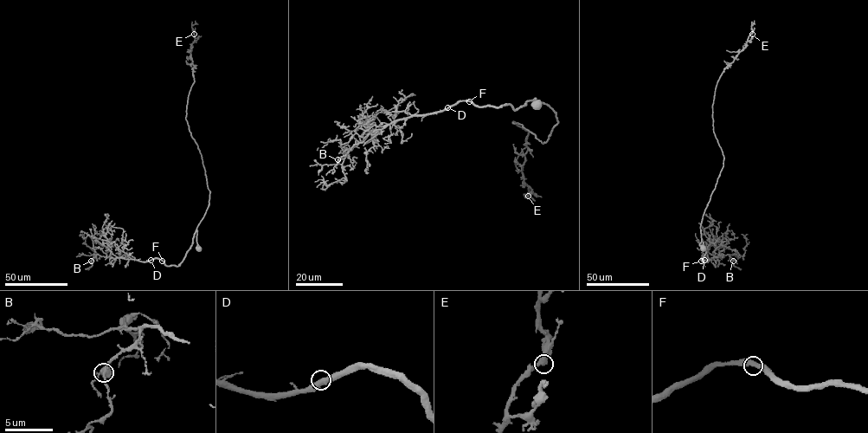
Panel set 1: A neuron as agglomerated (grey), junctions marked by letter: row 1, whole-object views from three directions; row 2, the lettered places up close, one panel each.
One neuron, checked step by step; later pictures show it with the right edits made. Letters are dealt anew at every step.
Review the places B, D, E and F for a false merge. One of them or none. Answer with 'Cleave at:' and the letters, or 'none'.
Cleave at: none

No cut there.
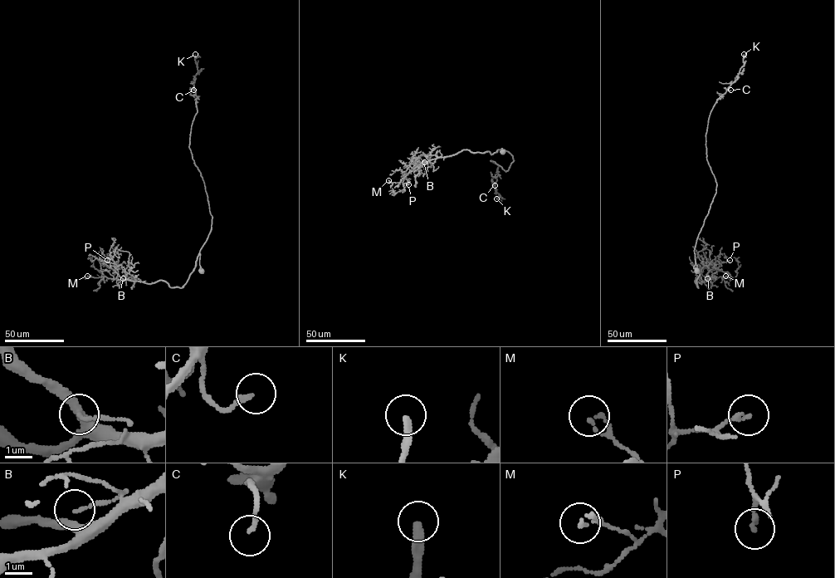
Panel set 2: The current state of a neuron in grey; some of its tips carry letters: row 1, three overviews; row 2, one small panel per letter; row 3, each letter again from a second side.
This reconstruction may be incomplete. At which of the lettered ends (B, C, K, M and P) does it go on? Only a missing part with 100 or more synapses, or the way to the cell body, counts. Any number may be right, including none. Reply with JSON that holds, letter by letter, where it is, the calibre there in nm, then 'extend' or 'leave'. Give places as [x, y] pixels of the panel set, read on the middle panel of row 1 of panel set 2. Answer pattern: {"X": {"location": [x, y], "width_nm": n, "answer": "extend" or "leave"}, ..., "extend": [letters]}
{"B": {"location": [424, 162], "width_nm": 110, "answer": "leave"}, "C": {"location": [495, 185], "width_nm": 160, "answer": "leave"}, "K": {"location": [496, 198], "width_nm": 320, "answer": "extend"}, "M": {"location": [388, 180], "width_nm": 150, "answer": "leave"}, "P": {"location": [408, 184], "width_nm": 150, "answer": "leave"}, "extend": ["K"]}

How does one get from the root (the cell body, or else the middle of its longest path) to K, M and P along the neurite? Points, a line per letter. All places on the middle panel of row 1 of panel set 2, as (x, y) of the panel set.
K: (502, 152), (501, 148), (512, 156), (513, 161), (505, 171), (490, 160), (498, 166), (496, 198)
M: (502, 152), (501, 148), (492, 154), (489, 151), (462, 149), (419, 164), (402, 182), (391, 183), (388, 180)
P: (502, 152), (501, 148), (492, 154), (465, 149), (418, 162), (406, 175), (408, 184)

